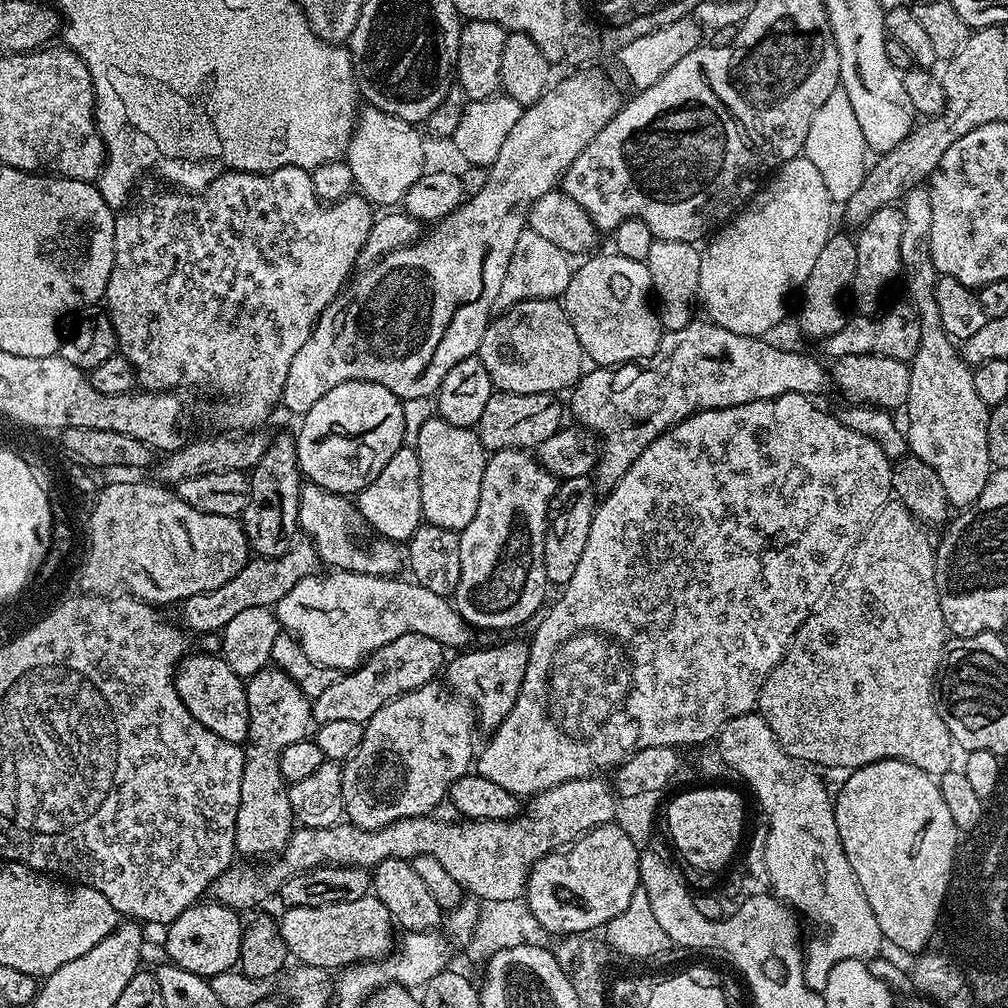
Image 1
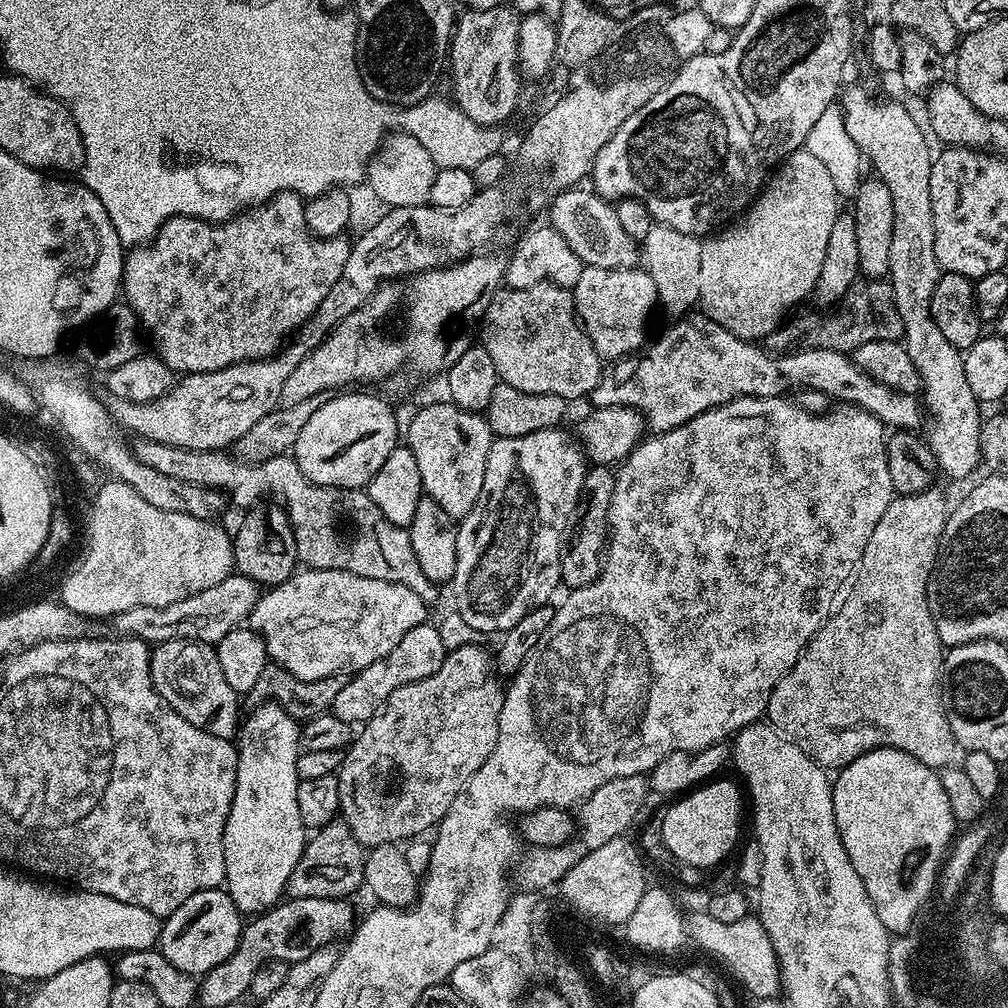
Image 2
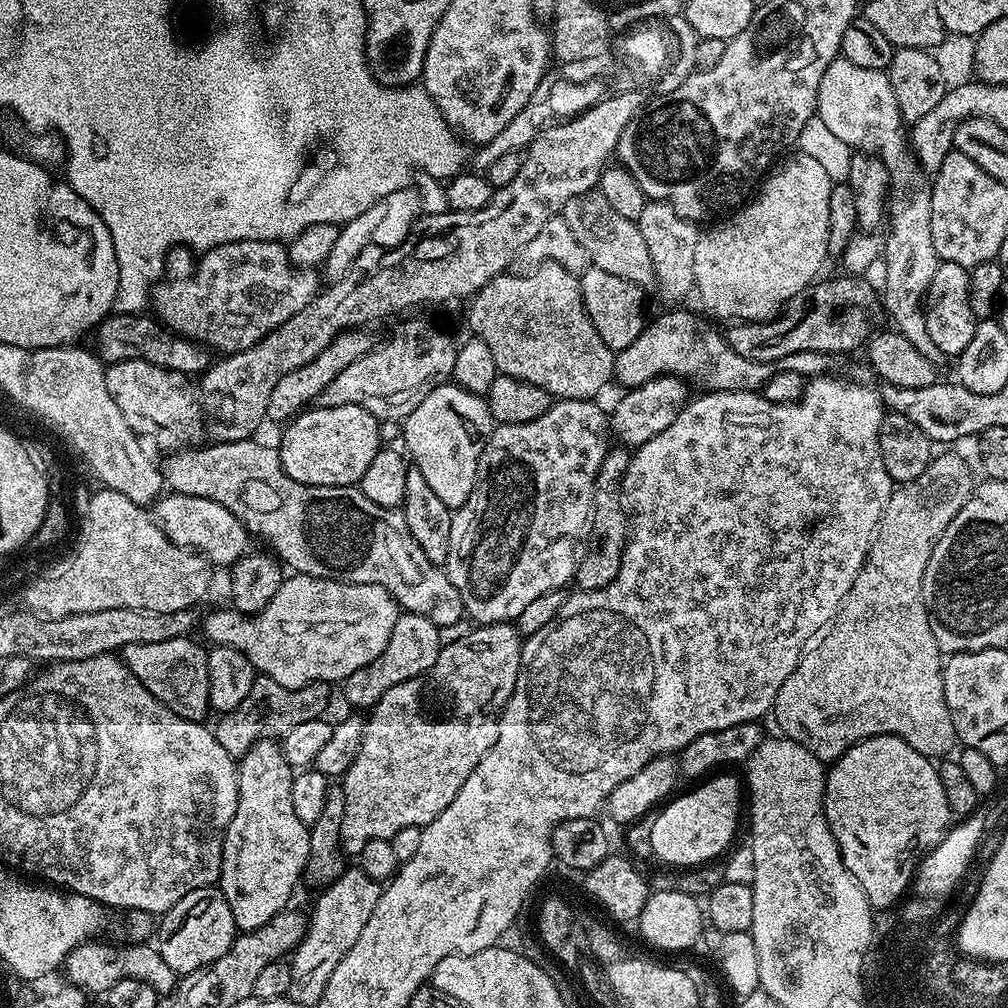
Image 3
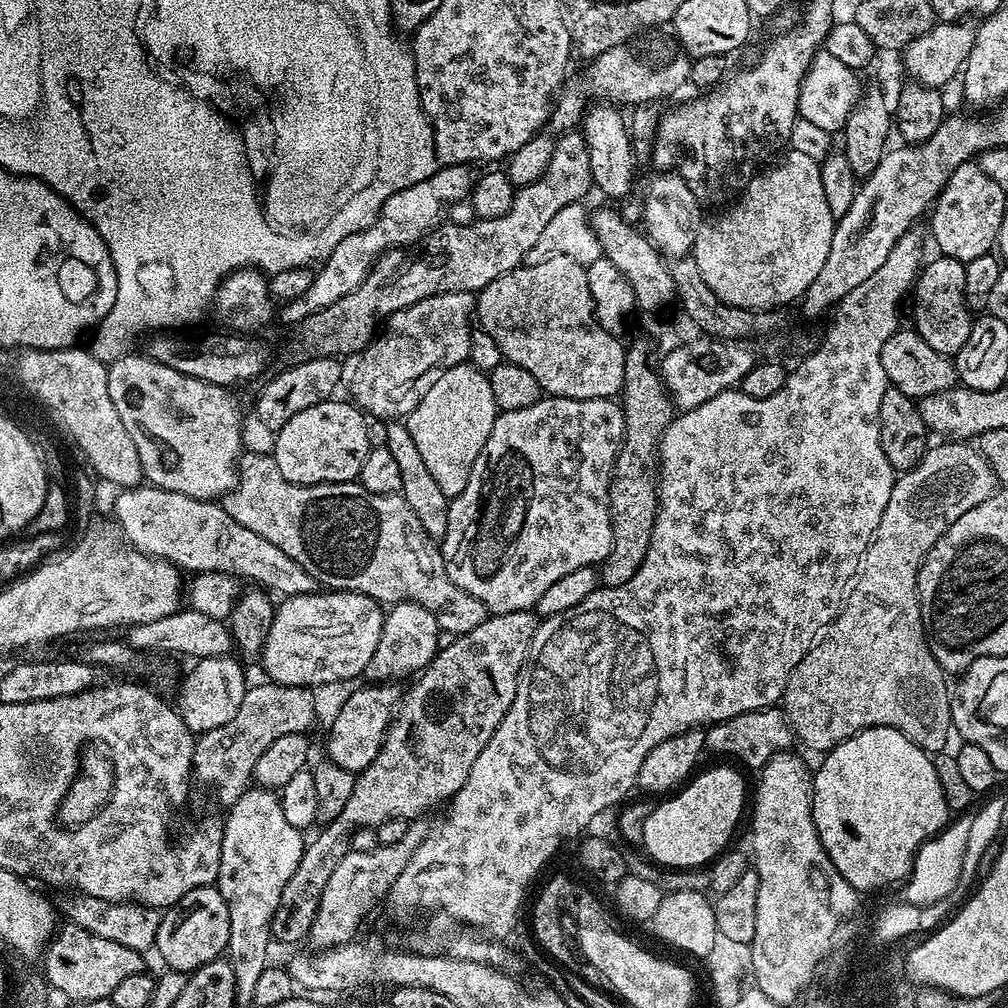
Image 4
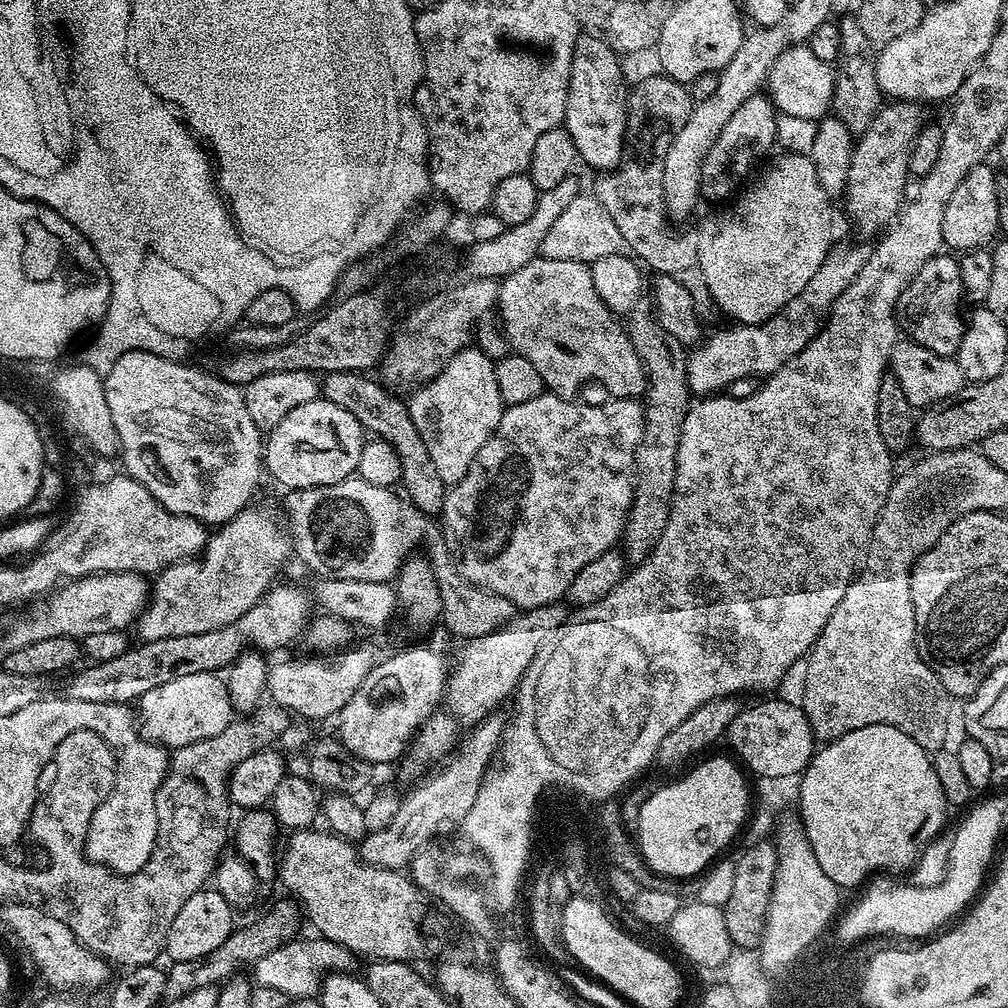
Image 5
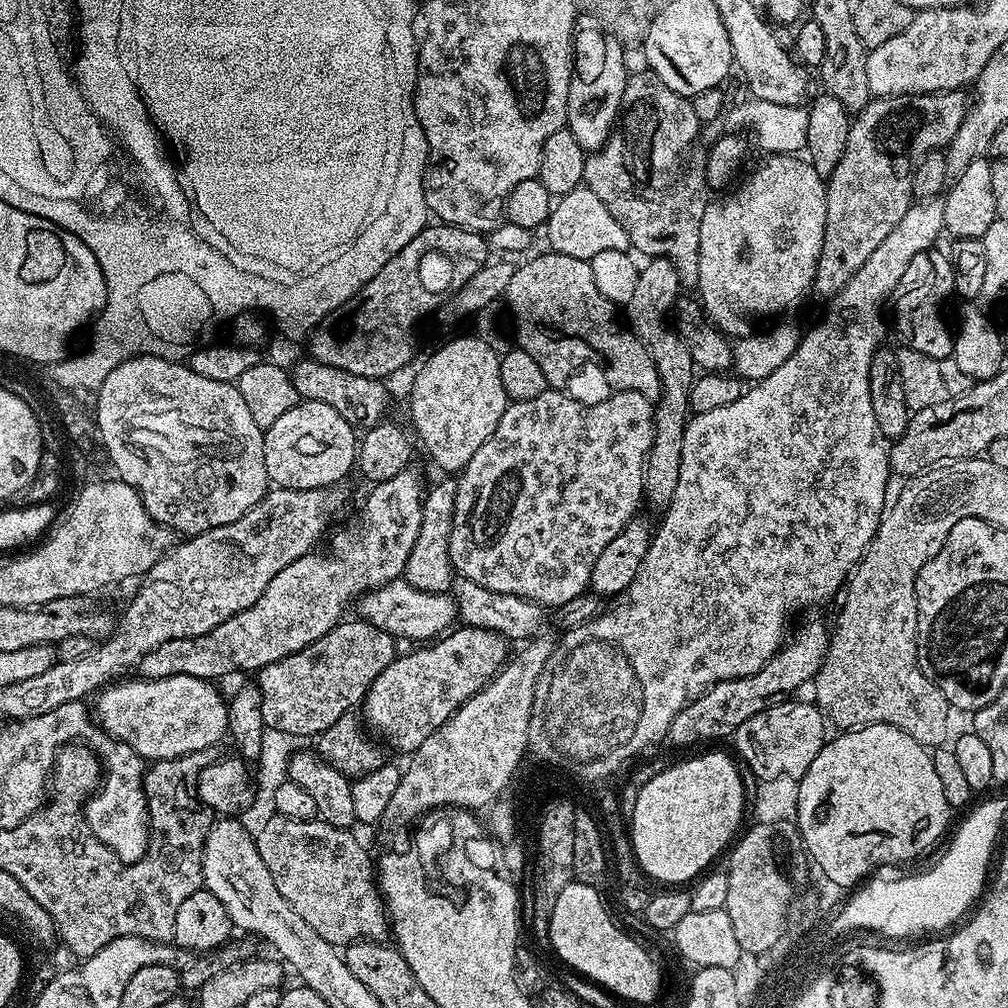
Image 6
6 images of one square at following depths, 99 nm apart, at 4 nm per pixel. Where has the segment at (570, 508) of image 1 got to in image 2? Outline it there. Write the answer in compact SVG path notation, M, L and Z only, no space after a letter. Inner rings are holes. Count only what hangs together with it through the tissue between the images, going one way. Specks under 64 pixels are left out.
M592 464L584 473L584 490L586 503L579 517L580 529L572 540L572 545L563 549L560 557L560 583L565 589L590 586L600 576L600 565L604 559L604 549L608 543L608 523L610 522L610 498L614 494L616 472L606 464Z

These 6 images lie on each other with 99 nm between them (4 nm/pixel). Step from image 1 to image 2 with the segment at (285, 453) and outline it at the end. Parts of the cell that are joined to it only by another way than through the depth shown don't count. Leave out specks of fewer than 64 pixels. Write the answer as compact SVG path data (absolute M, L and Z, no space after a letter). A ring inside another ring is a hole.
M256 506L245 511L240 529L232 536L234 568L239 575L250 578L257 586L275 586L286 582L297 571L298 557L292 527L283 507L264 508Z

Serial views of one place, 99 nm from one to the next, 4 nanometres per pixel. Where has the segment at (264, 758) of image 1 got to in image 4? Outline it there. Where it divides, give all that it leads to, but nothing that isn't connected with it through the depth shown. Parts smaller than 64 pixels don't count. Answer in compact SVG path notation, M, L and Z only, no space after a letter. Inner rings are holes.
M249 786L244 789L242 798L238 798L238 802L234 802L227 809L228 817L223 817L222 823L224 825L224 833L222 834L222 858L220 859L220 869L218 870L218 878L215 882L215 887L219 888L222 898L226 902L226 906L230 910L230 938L228 939L228 947L226 949L227 955L232 961L232 973L234 974L234 982L236 983L236 991L241 1001L251 1001L252 991L255 984L258 982L258 977L262 974L262 970L269 967L270 960L268 960L268 940L272 935L272 919L278 910L278 902L282 898L282 890L286 886L286 882L290 882L290 878L294 874L294 870L298 870L298 862L304 853L304 845L306 843L306 836L303 831L294 826L290 826L290 822L286 822L286 818L282 815L282 802L279 795L271 788L261 788L259 786Z

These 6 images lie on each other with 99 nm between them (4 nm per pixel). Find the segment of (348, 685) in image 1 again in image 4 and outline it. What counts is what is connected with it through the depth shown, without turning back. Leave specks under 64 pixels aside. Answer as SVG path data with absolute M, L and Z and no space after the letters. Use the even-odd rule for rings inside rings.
M403 600L401 604L391 605L385 611L382 638L378 638L374 658L370 658L364 676L372 682L400 682L403 676L415 677L423 672L441 647L442 633L436 613L426 610L421 604Z

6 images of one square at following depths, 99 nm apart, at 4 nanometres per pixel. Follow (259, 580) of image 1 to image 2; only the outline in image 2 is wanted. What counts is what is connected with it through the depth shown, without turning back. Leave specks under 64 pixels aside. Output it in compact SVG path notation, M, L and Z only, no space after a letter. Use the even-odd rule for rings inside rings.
M239 574L227 576L210 590L198 590L182 602L170 602L170 606L134 606L111 617L115 631L122 636L133 636L149 646L171 640L197 640L213 646L219 644L230 630L241 627L260 600L261 589L253 580Z

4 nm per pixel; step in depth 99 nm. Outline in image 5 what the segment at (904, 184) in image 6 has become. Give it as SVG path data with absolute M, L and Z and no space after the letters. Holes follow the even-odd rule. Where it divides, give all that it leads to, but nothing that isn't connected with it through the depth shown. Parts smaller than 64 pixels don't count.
M888 102L855 141L848 179L848 216L864 232L879 233L905 203L904 176L912 143L924 129L926 117L919 103Z

